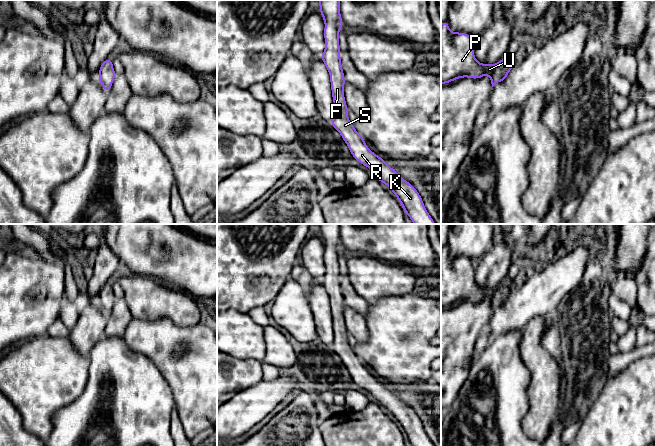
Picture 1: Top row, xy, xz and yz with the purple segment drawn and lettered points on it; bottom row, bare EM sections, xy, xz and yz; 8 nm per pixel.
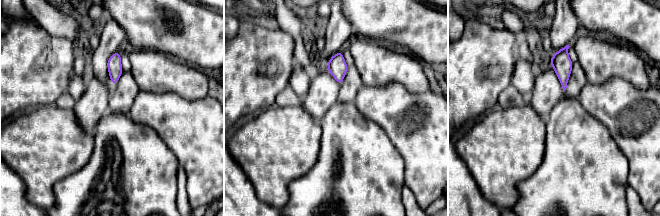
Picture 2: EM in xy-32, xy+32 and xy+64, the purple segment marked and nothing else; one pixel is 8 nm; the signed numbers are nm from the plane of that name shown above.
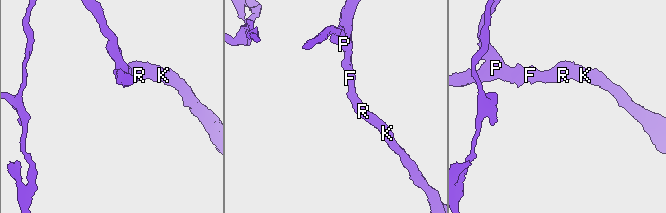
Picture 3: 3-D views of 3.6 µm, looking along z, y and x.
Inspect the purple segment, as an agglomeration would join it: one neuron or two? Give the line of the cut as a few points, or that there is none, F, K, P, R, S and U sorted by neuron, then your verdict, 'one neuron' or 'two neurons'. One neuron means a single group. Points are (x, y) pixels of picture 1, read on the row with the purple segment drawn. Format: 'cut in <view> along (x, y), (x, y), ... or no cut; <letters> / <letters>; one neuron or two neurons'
no cut; F K P R S U; one neuron

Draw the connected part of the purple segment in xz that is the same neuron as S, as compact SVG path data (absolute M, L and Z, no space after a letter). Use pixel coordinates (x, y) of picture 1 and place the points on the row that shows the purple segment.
M318 0L320 14L325 23L324 39L326 48L320 55L329 74L334 117L331 126L339 131L353 158L370 168L375 177L394 192L405 214L414 224L436 224L424 207L422 197L412 184L404 180L385 160L372 152L364 138L348 119L348 107L344 97L345 78L341 65L339 31L343 27L340 14L340 0Z

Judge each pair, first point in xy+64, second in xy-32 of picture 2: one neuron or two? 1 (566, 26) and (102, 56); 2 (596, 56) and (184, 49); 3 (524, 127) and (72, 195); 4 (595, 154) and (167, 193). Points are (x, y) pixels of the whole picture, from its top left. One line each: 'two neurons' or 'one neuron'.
1: one neuron
2: two neurons
3: two neurons
4: one neuron

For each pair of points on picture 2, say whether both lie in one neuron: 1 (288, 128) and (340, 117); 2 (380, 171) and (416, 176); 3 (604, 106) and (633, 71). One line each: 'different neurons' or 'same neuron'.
1: different neurons
2: different neurons
3: different neurons

